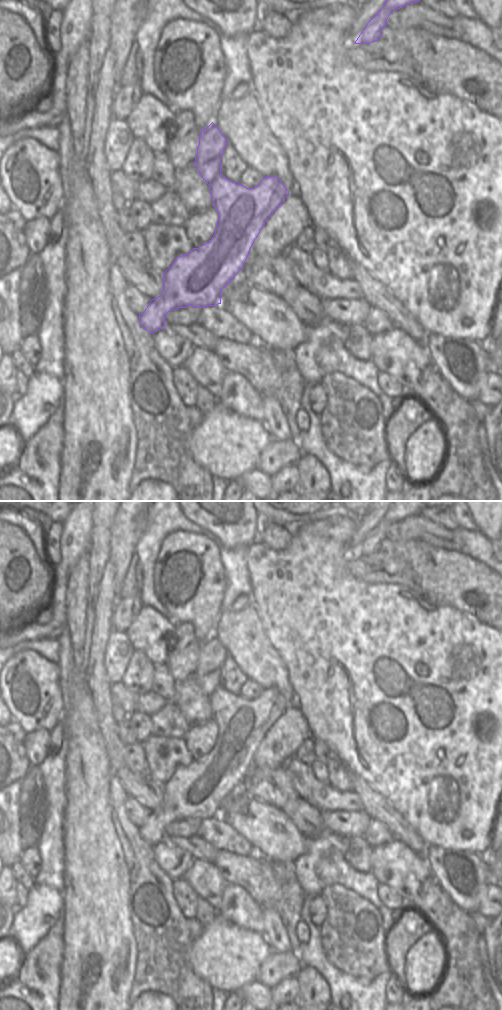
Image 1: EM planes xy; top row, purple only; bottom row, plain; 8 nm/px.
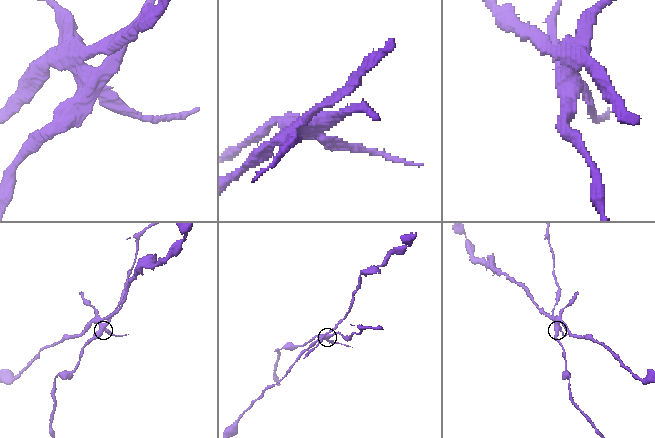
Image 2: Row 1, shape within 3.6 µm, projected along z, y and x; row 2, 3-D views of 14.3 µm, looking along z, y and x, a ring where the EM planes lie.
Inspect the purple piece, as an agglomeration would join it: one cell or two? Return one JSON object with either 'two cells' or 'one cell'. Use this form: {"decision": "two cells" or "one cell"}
{"decision": "two cells"}

